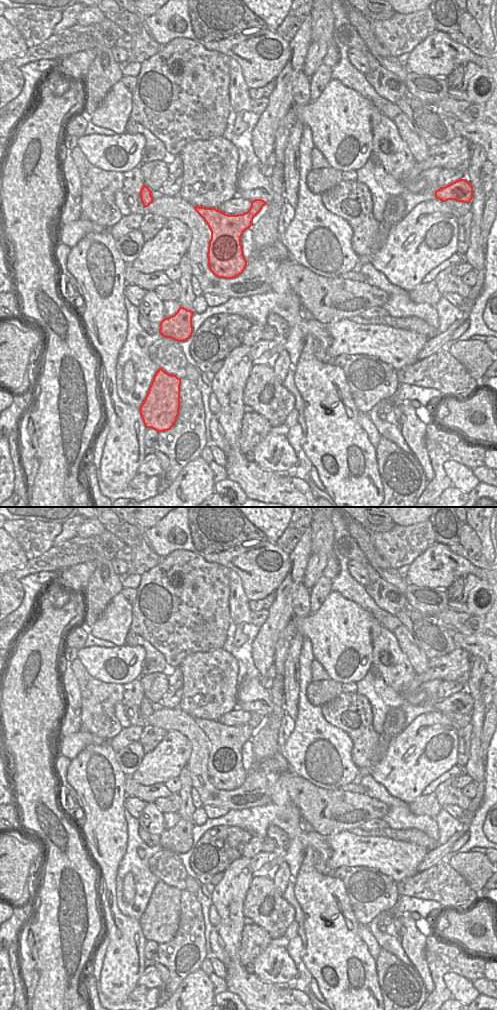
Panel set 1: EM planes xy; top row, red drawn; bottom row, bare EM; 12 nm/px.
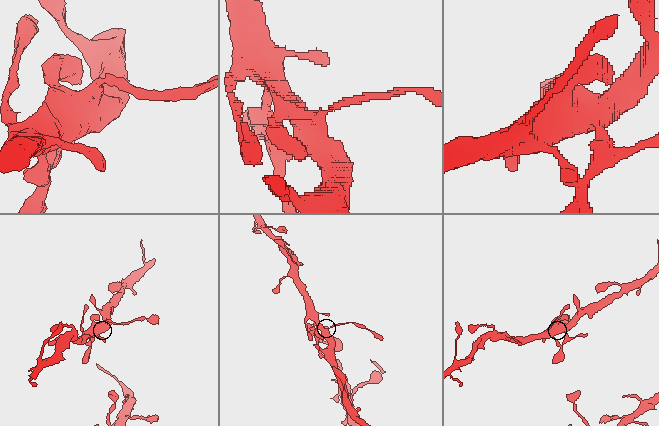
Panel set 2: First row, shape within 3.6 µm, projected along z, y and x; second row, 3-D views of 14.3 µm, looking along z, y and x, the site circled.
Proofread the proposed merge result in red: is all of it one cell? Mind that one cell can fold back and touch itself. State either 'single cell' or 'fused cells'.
fused cells

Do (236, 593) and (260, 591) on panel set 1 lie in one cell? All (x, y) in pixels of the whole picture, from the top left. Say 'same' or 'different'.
different

